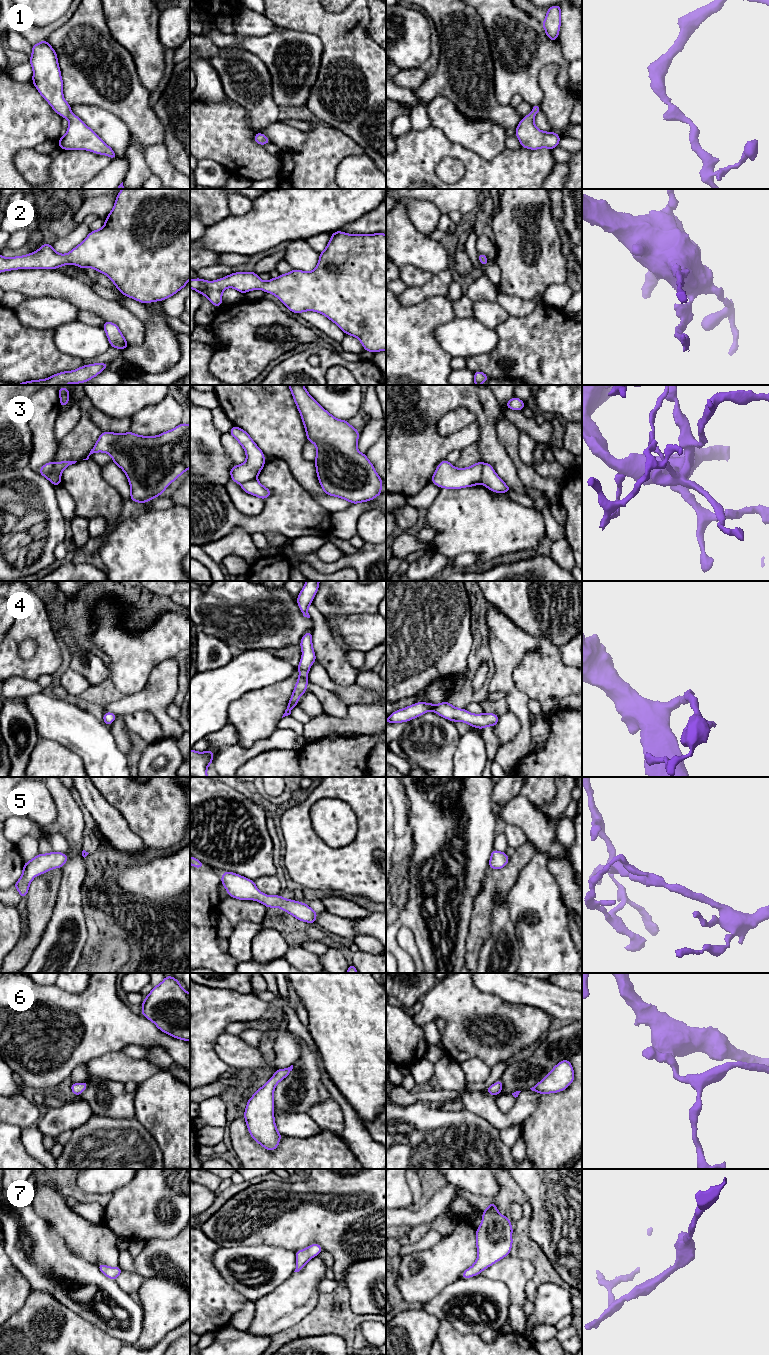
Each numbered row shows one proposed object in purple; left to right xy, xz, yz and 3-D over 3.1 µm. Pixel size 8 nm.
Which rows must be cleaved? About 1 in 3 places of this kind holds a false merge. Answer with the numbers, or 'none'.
3

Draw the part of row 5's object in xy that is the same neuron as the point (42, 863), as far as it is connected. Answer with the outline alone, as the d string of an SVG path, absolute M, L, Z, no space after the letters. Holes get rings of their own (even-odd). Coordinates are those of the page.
M56 851L47 854L39 853L32 860L24 863L22 875L13 886L24 899L27 896L30 883L37 875L61 868L67 861L68 857L65 853Z

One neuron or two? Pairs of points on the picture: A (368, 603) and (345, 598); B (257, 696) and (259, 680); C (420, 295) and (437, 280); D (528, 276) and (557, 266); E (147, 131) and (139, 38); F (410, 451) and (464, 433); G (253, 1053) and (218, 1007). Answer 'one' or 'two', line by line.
A: one
B: two
C: one
D: one
E: two
F: one
G: two

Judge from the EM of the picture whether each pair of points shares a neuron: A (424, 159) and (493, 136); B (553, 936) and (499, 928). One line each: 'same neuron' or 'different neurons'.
A: different neurons
B: different neurons

